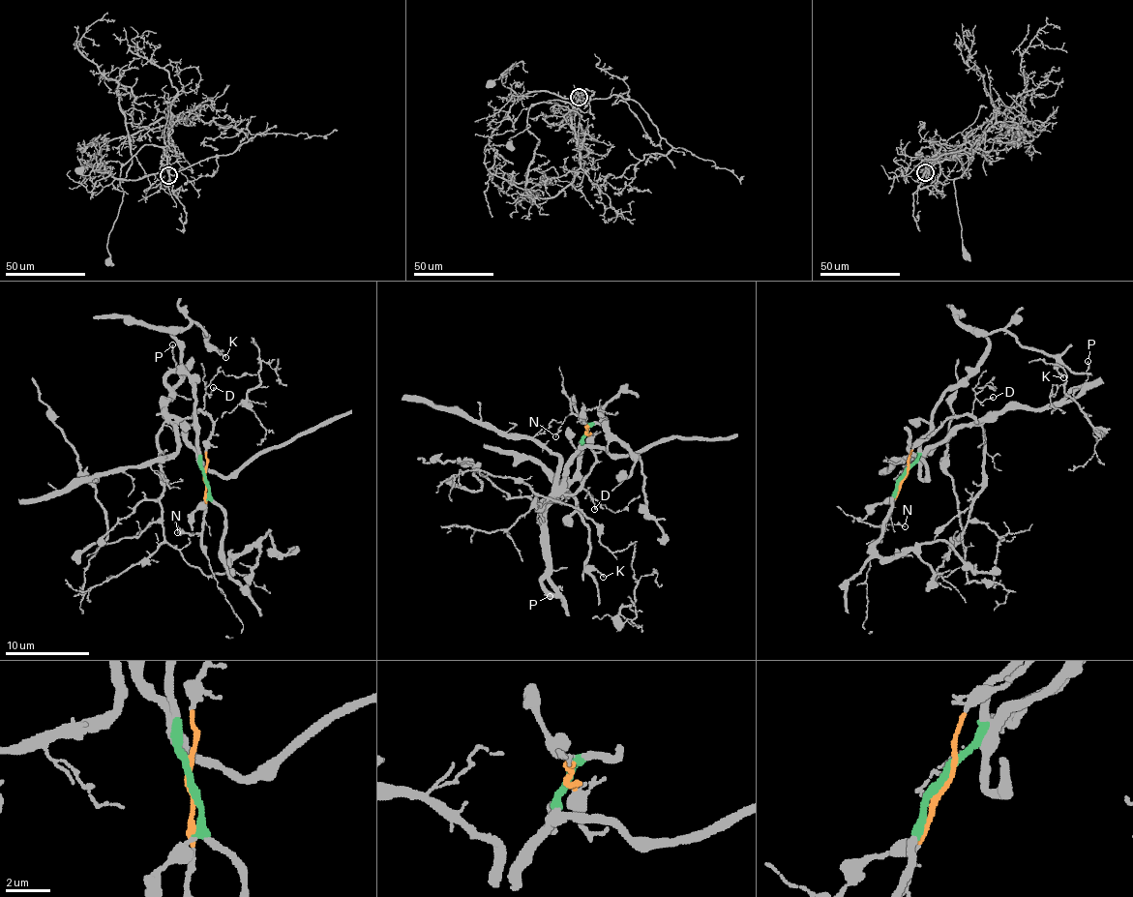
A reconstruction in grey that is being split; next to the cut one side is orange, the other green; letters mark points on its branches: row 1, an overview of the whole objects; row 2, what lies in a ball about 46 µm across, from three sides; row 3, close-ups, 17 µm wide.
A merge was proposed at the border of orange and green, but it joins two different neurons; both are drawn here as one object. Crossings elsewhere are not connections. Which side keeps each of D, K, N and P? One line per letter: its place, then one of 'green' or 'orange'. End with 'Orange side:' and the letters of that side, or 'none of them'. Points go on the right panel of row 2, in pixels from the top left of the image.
D: place (993, 397); orange
K: place (1063, 377); green
N: place (905, 526); orange
P: place (1088, 361); orange
Orange side: D, N, P

